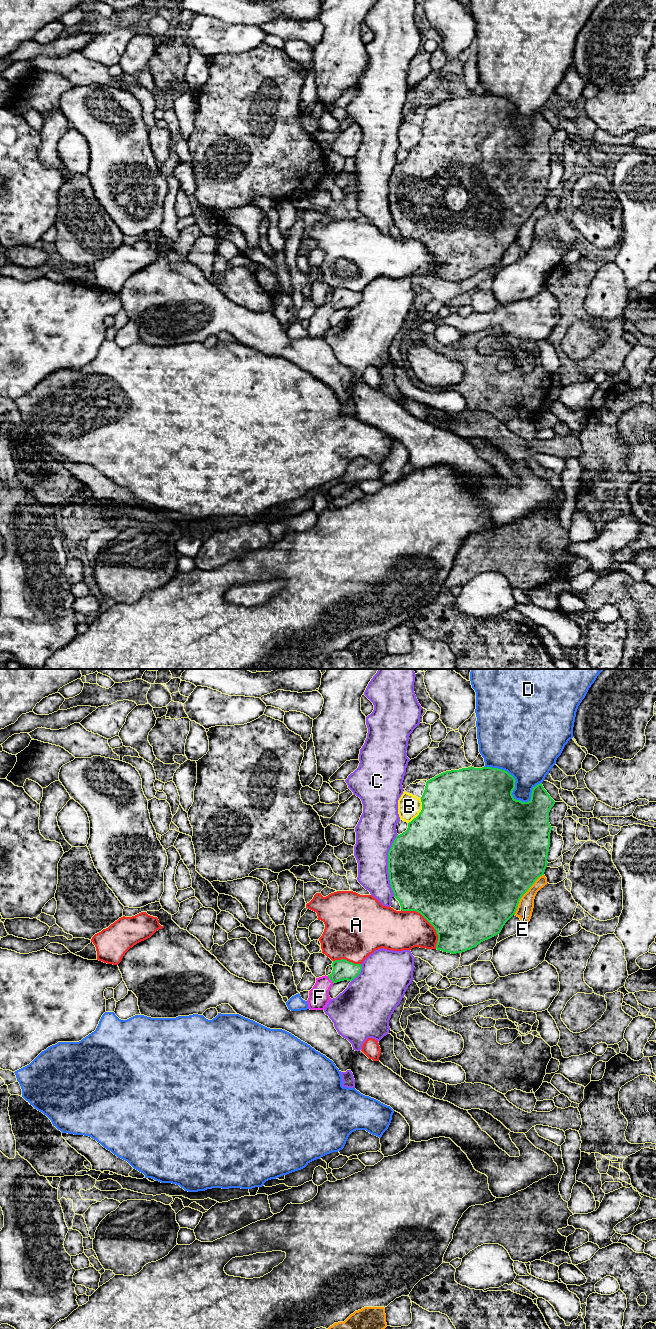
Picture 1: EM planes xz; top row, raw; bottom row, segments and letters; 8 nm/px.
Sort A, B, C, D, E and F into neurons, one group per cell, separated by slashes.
A / B / C / D / E / F

